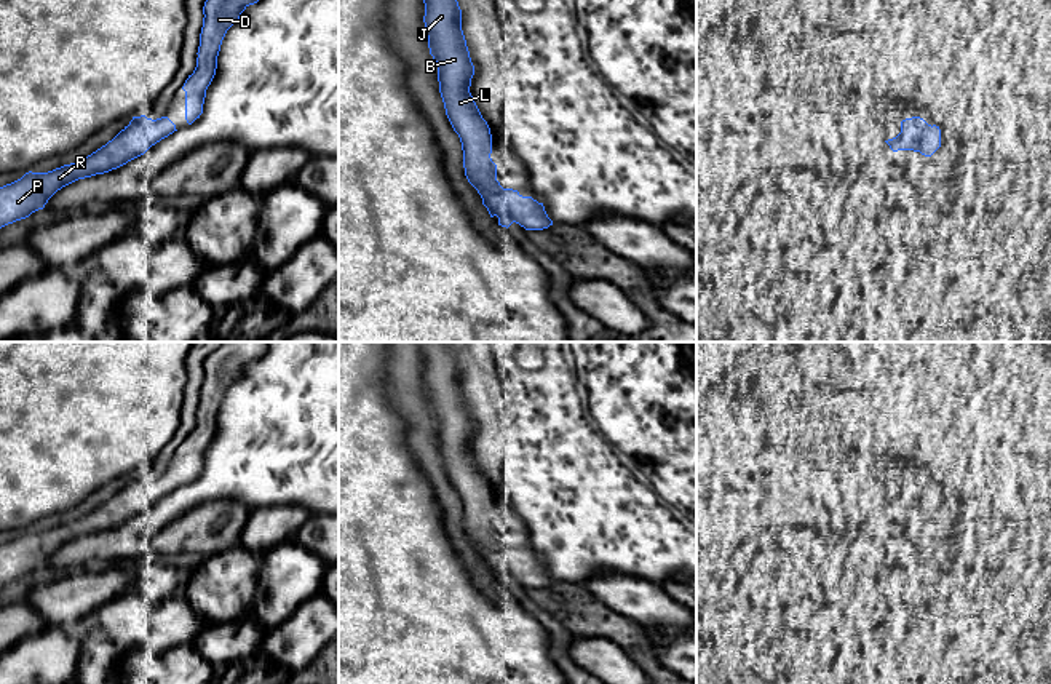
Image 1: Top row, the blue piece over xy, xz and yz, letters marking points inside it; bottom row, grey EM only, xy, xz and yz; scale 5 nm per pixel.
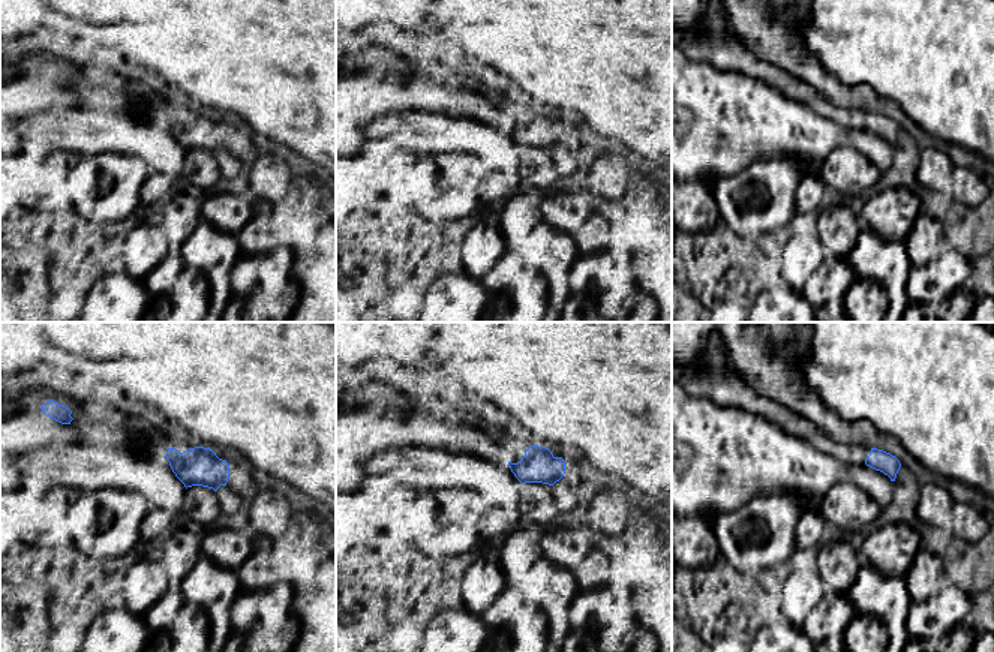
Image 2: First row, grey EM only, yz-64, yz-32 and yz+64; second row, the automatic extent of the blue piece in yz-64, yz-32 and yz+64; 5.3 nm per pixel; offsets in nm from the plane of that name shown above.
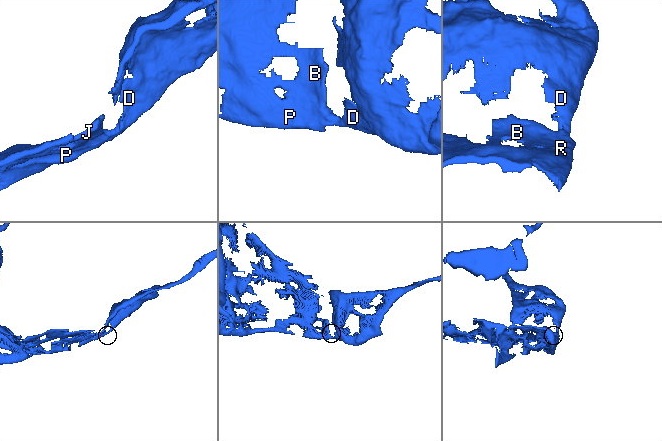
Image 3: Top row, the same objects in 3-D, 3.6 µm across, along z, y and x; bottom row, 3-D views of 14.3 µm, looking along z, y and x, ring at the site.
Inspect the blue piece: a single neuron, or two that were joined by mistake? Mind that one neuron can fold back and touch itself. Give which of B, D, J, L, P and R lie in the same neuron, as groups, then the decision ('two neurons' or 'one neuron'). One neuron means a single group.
B D J L P R; one neuron

